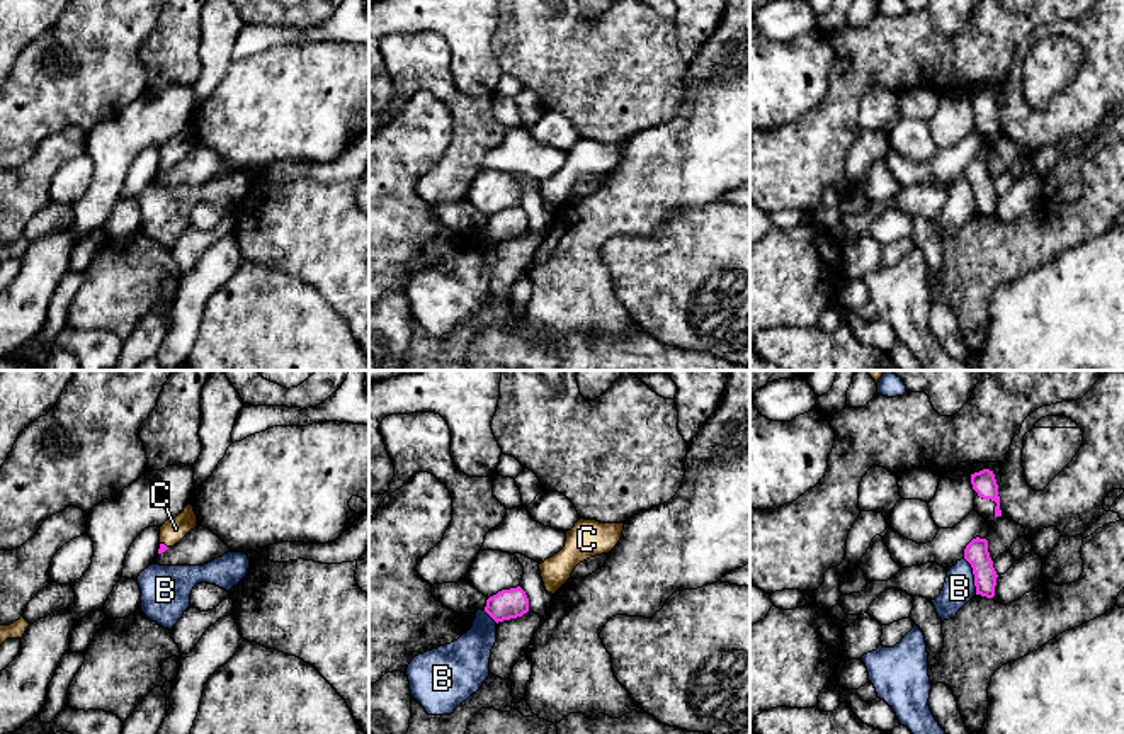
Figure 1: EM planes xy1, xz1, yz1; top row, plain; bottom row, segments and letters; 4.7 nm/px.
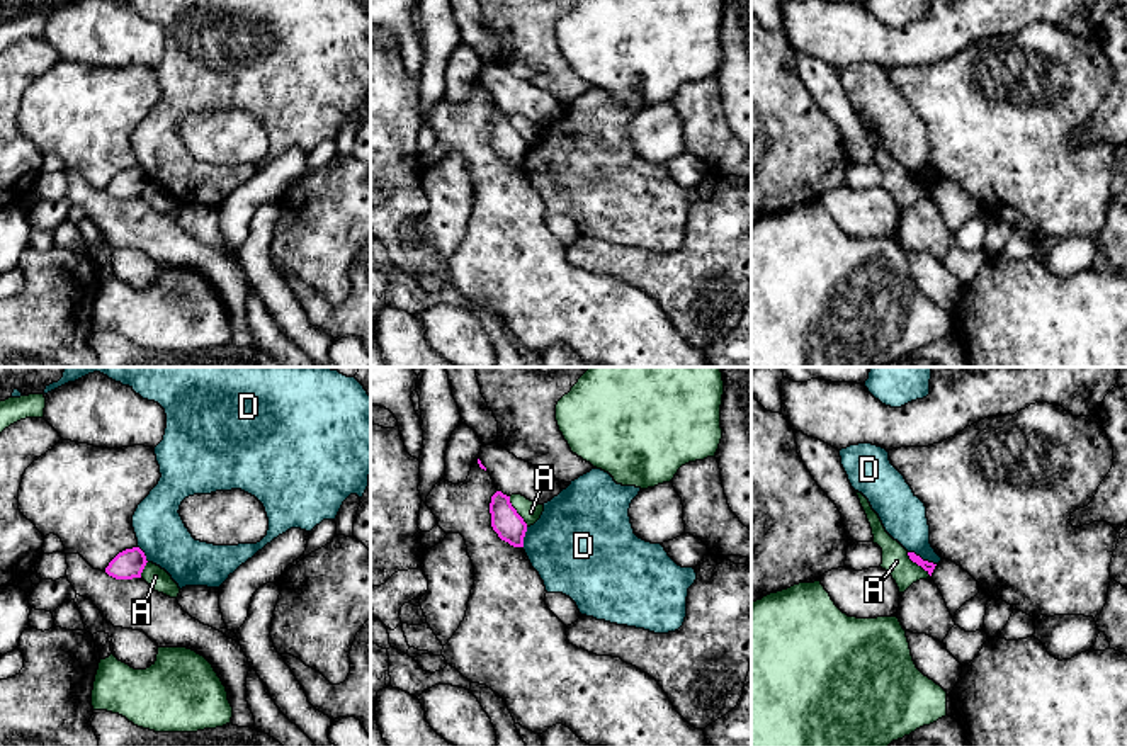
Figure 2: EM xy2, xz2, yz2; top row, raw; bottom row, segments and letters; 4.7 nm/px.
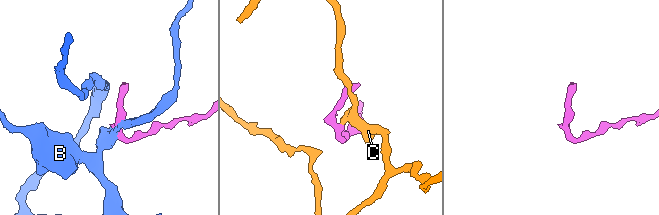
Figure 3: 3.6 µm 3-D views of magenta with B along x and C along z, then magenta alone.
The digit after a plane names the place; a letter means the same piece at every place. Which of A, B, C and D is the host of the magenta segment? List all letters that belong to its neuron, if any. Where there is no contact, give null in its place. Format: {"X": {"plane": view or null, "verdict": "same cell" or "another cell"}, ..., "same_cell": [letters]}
{"A": {"plane": "xz2", "verdict": "another cell"}, "B": {"plane": "yz1", "verdict": "another cell"}, "C": {"plane": "xy1", "verdict": "same cell"}, "D": {"plane": "yz2", "verdict": "another cell"}, "same_cell": ["C"]}

